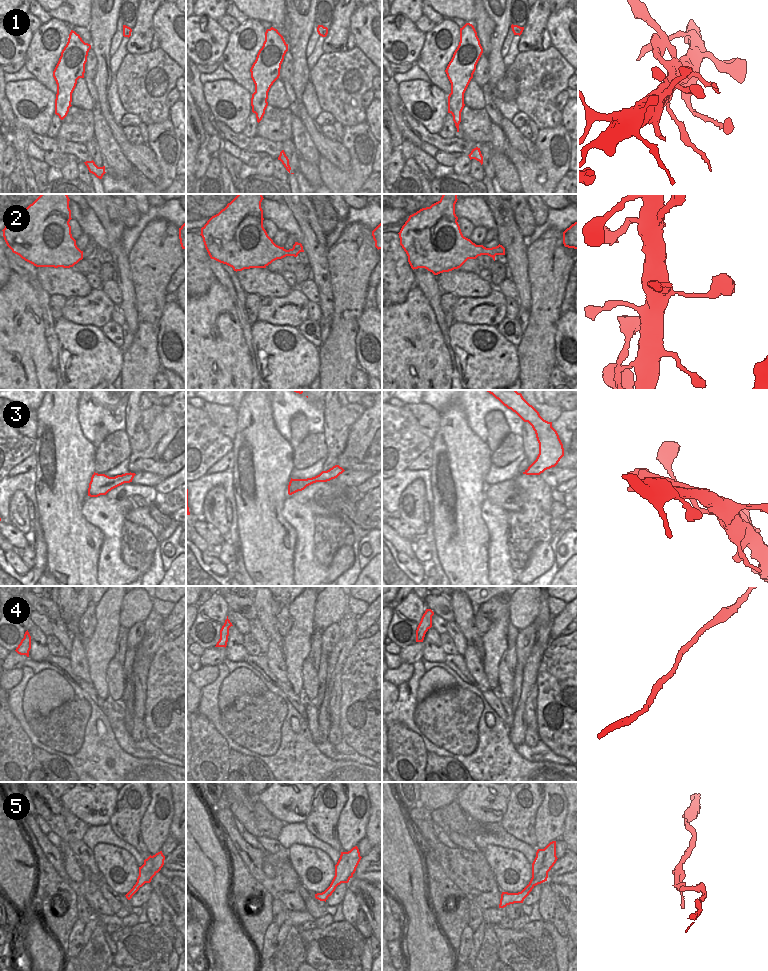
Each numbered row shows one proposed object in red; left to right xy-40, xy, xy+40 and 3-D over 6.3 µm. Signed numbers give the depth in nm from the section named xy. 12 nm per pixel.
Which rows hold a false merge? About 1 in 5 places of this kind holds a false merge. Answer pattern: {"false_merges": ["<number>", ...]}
{"false_merges": []}

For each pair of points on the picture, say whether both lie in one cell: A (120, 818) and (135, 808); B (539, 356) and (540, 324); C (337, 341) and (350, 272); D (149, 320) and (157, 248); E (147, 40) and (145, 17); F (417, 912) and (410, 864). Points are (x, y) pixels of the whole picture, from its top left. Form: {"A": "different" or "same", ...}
{"A": "same", "B": "same", "C": "same", "D": "same", "E": "same", "F": "same"}

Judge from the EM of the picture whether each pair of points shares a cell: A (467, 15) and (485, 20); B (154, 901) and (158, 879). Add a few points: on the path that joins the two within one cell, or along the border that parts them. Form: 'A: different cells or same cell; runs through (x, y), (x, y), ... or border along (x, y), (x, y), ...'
A: different cells; border along (475, 10), (475, 16), (468, 22)
B: different cells; border along (152, 890), (156, 893), (163, 910)

